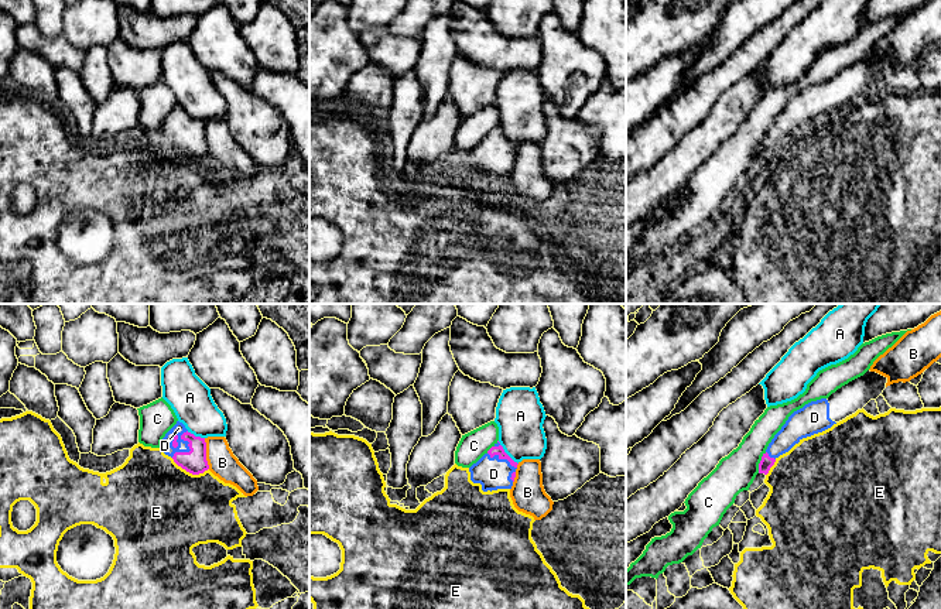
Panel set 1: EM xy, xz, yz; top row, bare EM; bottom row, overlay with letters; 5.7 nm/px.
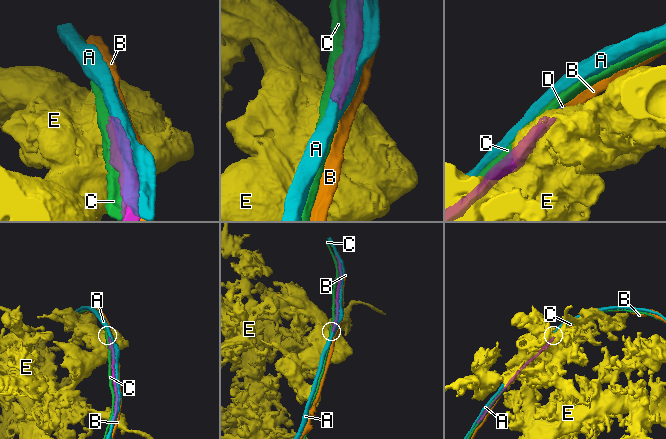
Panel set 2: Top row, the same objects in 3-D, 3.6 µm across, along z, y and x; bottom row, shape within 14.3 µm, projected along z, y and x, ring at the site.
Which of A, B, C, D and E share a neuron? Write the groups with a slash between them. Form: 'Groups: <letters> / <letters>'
Groups: A / B / C / D / E

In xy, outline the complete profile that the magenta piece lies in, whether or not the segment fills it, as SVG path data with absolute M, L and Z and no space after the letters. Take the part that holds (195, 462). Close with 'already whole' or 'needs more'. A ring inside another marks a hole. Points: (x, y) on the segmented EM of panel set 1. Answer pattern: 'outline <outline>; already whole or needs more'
outline M179 421L165 434L160 448L178 466L192 475L199 475L209 469L205 438L195 437Z; needs more

